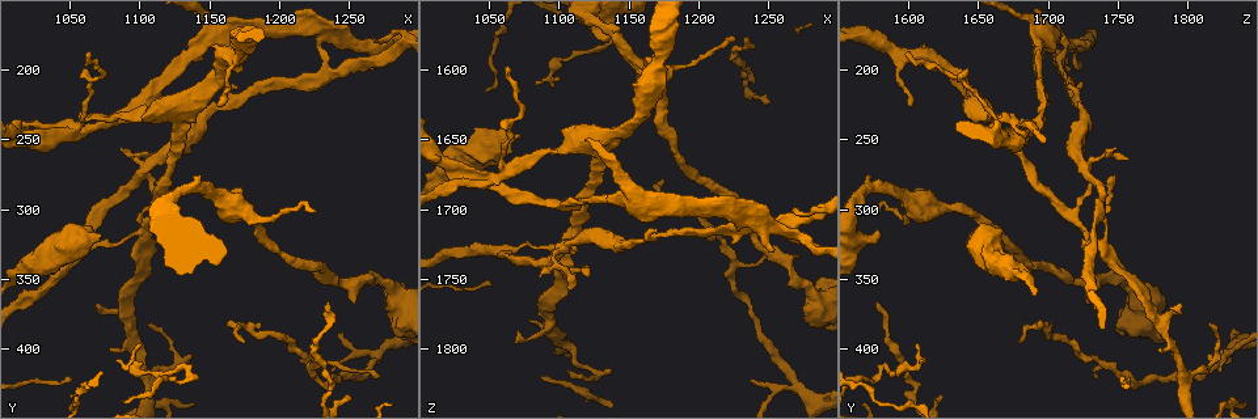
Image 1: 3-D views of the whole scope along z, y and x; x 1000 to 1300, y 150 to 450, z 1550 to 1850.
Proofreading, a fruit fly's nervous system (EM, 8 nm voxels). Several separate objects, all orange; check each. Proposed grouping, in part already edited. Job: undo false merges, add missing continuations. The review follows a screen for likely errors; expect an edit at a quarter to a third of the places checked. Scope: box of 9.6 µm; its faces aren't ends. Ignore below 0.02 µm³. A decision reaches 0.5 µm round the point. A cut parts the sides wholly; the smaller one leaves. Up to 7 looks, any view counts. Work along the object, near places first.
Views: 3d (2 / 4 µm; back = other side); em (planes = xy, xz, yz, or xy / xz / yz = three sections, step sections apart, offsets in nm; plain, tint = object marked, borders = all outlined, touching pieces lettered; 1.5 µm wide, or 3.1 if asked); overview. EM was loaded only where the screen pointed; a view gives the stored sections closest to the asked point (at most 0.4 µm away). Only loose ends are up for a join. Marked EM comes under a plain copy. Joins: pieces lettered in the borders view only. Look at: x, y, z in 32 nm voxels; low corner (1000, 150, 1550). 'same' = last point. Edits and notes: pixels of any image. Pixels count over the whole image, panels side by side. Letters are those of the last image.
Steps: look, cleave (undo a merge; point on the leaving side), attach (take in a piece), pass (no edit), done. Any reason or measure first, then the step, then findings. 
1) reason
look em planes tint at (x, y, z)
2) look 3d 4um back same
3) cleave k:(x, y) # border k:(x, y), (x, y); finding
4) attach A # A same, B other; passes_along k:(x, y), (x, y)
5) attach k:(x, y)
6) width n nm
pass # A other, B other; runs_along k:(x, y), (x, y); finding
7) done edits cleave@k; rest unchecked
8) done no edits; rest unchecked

branch stops here
look em planes borders at (1074, 320, 1646)

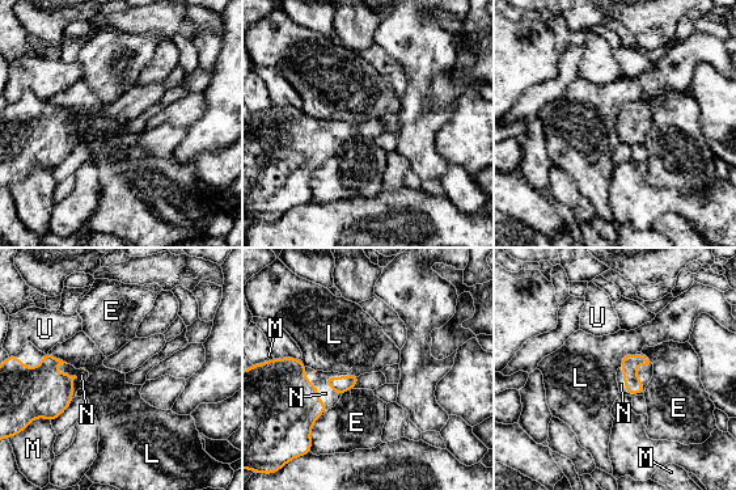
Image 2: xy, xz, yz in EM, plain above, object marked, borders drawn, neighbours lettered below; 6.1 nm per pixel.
longest_contact N 260 nm
attach N # E other, L other, M other, N same, U other; passes_along 2:(634, 385), (641, 381), (621, 384); the neuron continues

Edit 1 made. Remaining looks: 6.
look overview

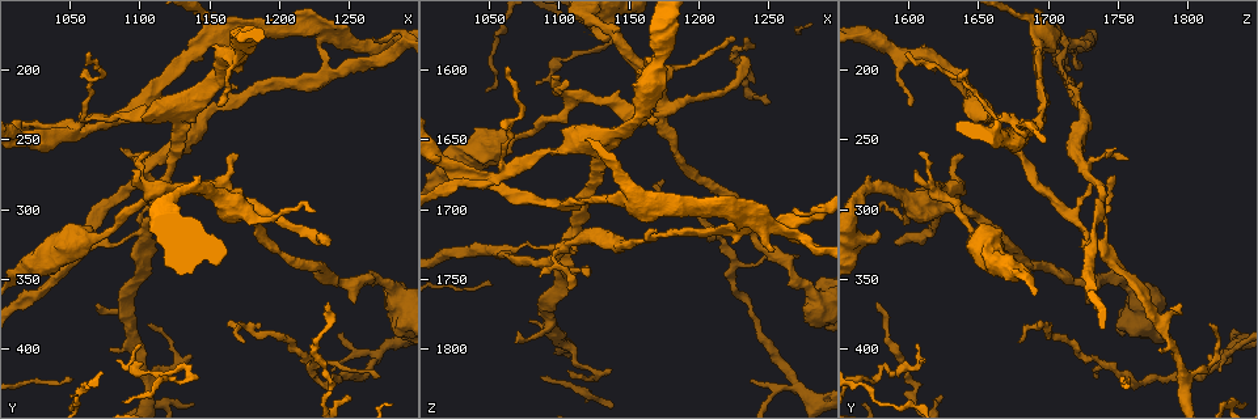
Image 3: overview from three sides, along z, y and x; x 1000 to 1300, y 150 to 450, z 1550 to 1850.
free end
look em planes borders at (1096, 272, 1604)

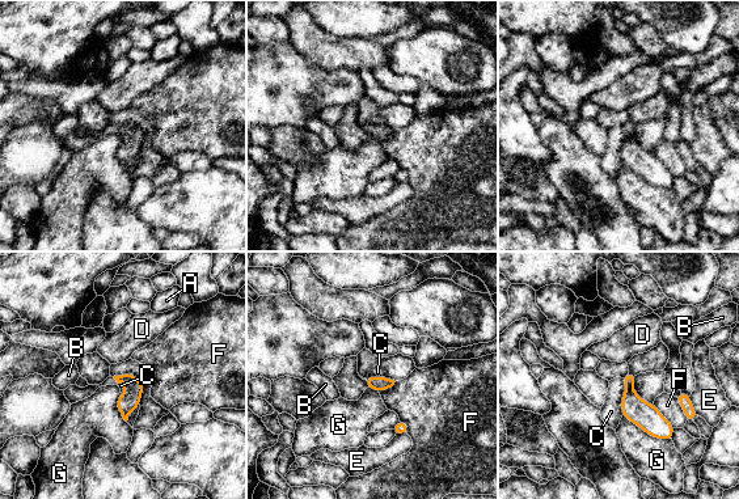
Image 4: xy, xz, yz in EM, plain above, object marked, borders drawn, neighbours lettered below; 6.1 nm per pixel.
longest_contact G 340 nm
pass # A other, B other, C other, D other, E other, F other, G other; runs_along 4:(626, 377), (630, 398), (668, 436); no lettered piece goes on from it

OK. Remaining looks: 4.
free end
look em yz step 4 borders at (1234, 368, 1578)

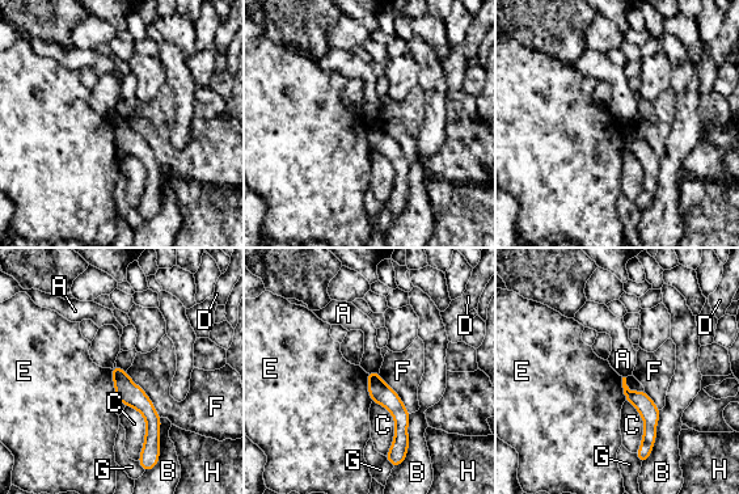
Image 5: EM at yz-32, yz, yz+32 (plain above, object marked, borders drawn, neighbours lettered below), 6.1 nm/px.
look em planes borders same

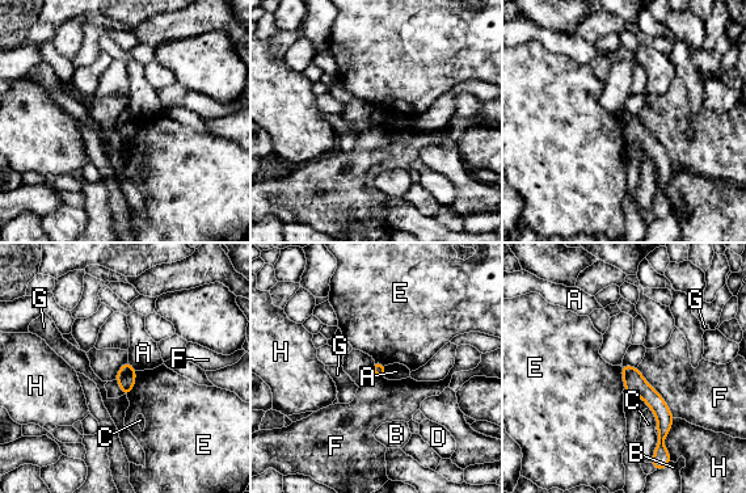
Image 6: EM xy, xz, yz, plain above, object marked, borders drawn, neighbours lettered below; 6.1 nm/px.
pass # A other, B other, C other, D other, E other, F other, G other, H other; border 6:(137, 371), (134, 388), (126, 396); none of them fits

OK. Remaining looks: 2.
done edits attach@2; rest unchecked

